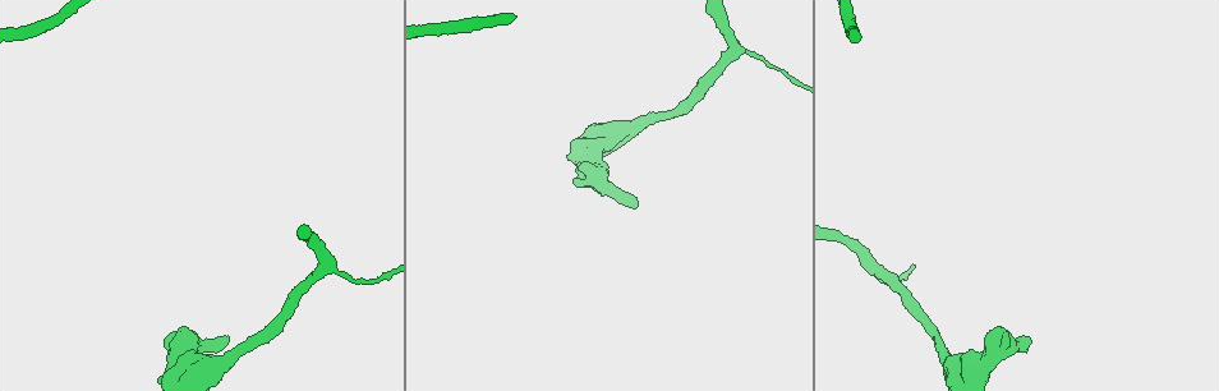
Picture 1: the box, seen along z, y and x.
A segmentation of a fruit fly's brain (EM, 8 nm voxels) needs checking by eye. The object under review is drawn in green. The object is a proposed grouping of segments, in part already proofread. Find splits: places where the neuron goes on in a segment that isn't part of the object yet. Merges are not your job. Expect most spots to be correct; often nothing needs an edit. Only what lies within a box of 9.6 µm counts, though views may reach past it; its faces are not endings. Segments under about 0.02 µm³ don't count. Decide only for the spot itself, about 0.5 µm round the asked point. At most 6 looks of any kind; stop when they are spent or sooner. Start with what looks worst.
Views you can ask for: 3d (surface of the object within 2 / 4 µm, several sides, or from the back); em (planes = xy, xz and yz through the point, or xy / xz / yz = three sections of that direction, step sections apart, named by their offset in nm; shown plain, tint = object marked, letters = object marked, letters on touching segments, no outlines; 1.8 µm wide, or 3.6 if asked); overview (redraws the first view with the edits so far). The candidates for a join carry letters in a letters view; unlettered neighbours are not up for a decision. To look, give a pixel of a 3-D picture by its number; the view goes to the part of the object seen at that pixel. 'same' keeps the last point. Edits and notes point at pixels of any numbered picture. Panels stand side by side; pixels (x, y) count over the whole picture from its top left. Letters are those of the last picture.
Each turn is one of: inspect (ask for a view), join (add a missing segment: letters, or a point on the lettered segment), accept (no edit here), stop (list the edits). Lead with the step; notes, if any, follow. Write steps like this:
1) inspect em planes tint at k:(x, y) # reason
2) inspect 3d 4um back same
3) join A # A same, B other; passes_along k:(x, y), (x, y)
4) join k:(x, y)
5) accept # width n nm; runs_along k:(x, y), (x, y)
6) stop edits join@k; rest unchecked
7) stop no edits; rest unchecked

inspect em xy step 4 tint at 1:(634, 206) # branch stops here

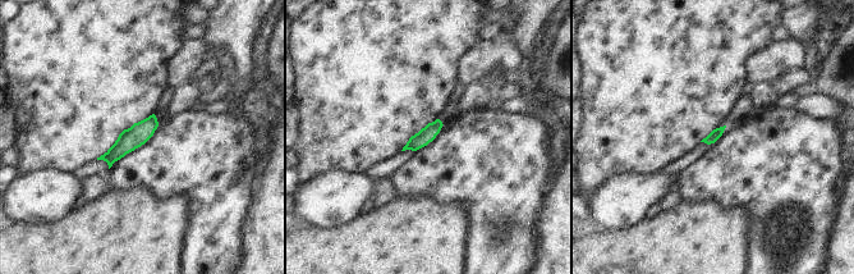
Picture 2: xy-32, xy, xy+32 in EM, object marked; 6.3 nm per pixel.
inspect em planes letters same

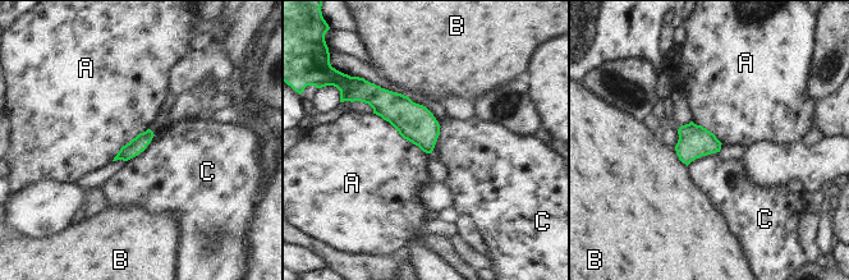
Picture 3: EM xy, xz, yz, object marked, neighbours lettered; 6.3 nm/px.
accept # A other, B other, C other; no lettered segment goes on from it

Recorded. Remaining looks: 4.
inspect 3d 4um at 1:(733, 52) # sharp bend

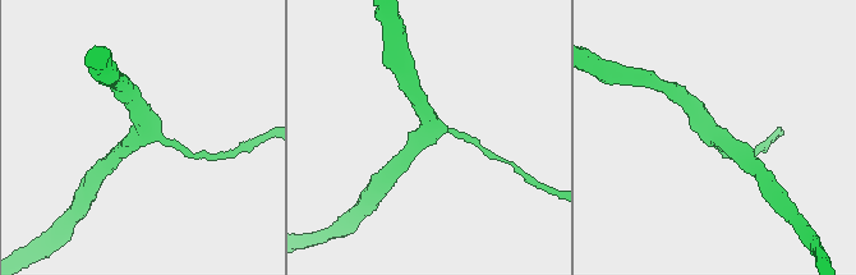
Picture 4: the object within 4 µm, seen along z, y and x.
inspect em xz step 4 tint at 4:(432, 128) # arms 3; shape alone is not enough

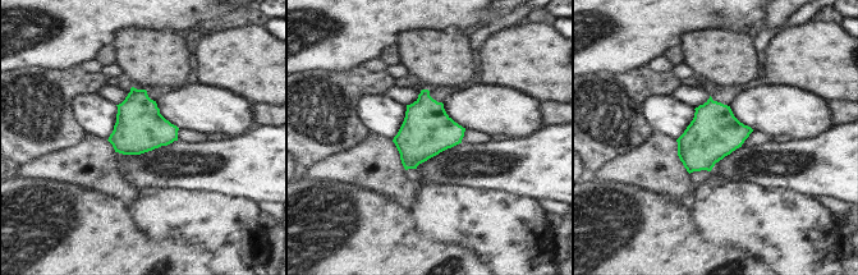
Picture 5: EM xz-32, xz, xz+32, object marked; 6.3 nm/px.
inspect em planes letters same

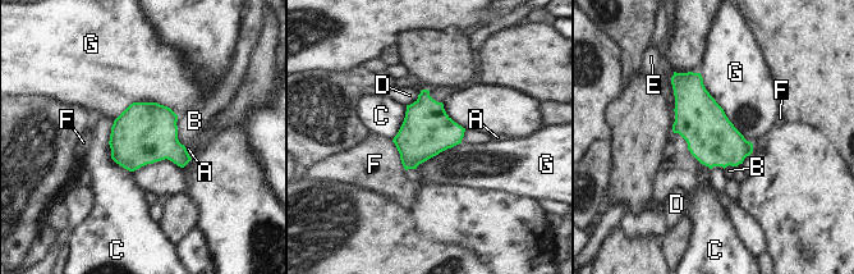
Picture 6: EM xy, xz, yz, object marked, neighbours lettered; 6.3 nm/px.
accept # longest_contact G 550 nm; A other, B other, C other, D other, E other, F other, G other; no lettered segment goes on from it

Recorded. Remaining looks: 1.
inspect em planes letters at 1:(983, 379) # thick end

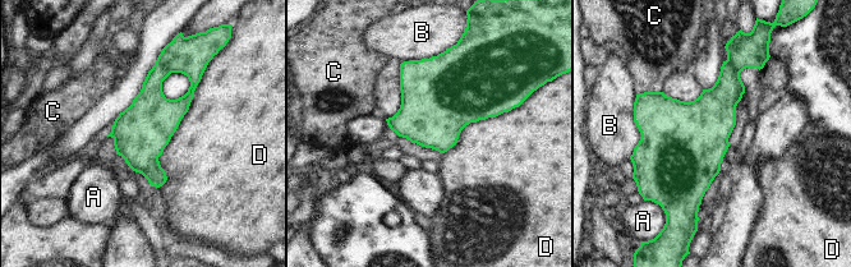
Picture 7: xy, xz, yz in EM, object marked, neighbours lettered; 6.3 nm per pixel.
accept # longest_contact D 800 nm; A other, B other, C other, D other; border 7:(205, 69), (159, 157), (159, 187); no lettered segment goes on from it

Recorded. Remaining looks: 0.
stop no edits; rest unchecked

